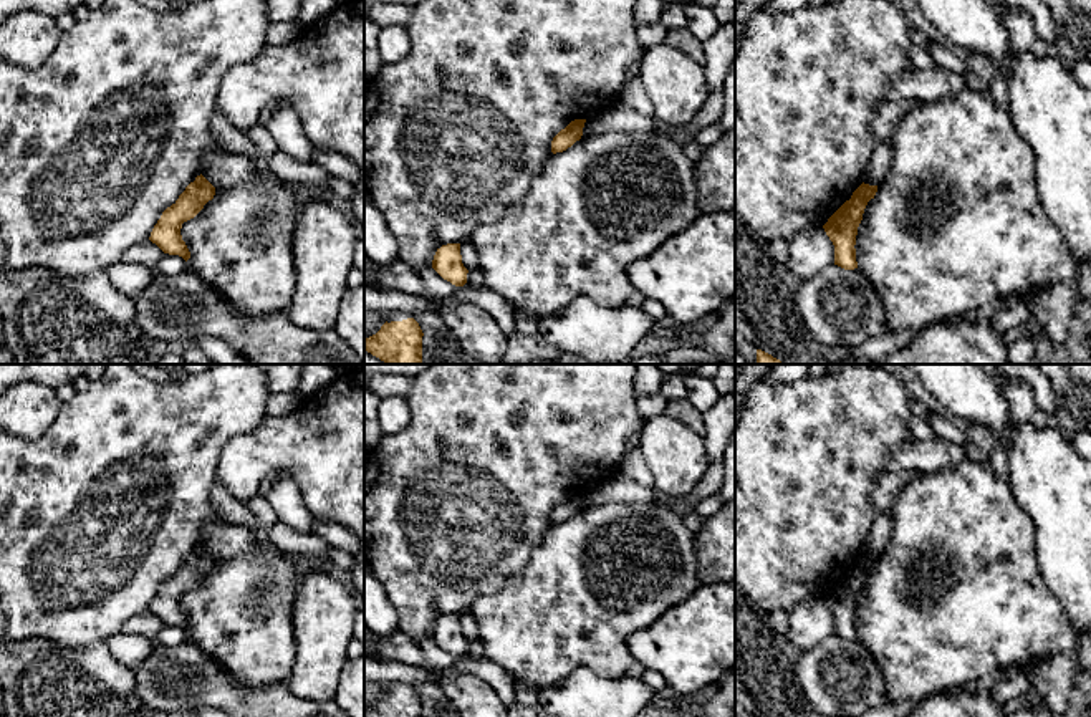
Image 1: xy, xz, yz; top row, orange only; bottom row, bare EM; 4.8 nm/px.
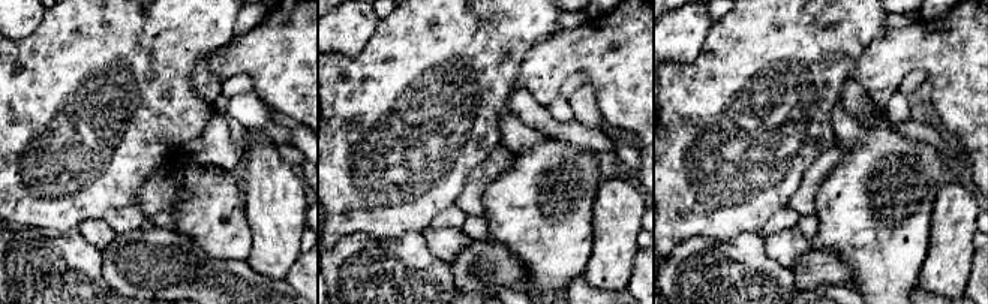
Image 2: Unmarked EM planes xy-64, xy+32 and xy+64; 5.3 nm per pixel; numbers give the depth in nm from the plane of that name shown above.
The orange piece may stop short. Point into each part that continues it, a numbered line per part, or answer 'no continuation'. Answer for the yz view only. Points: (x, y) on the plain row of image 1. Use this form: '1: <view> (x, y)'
no continuation

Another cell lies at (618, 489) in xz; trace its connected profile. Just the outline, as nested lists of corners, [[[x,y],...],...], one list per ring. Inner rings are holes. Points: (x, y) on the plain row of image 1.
[[[613,475],[586,490],[583,507],[598,507],[604,503],[649,503],[657,500],[654,487],[644,487],[626,475]]]

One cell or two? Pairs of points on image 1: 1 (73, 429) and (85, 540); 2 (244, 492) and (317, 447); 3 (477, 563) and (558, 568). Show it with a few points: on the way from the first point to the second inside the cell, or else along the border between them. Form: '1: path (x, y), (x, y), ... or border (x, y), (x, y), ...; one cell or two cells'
1: path (85, 457), (85, 512); one cell
2: path (254, 472), (278, 447), (297, 447); one cell
3: border (545, 534), (528, 562), (495, 593); two cells

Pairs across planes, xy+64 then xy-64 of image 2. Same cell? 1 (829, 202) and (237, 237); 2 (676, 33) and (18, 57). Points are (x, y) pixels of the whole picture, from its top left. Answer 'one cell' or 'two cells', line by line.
1: one cell
2: two cells

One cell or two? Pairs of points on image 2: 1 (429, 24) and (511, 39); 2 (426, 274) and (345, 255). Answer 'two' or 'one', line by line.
1: one
2: one

